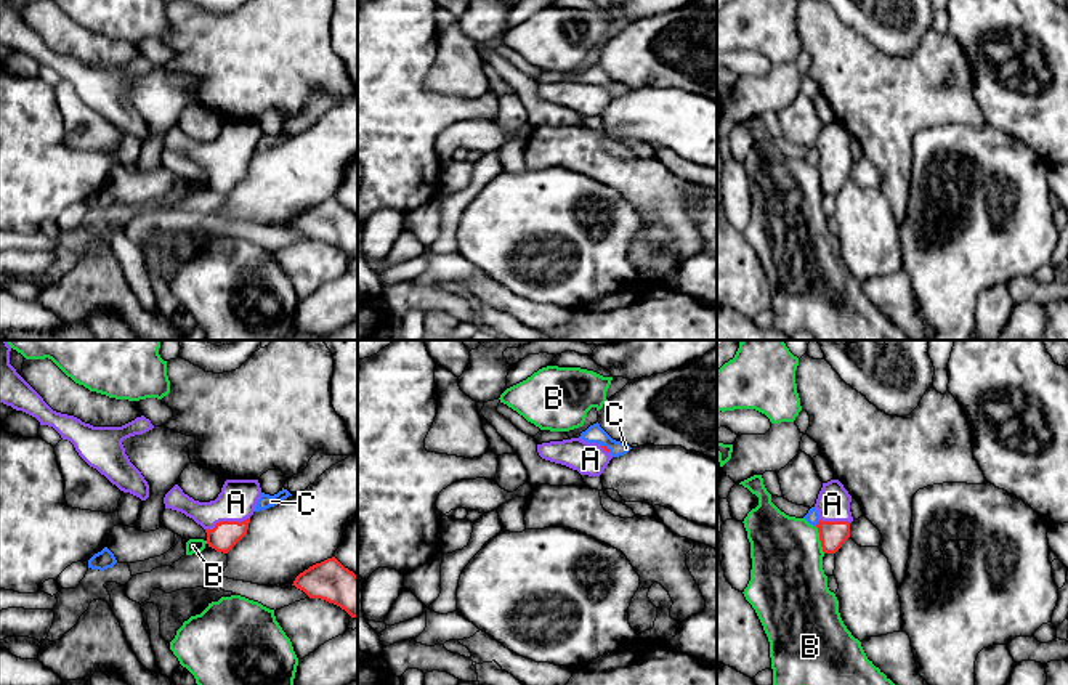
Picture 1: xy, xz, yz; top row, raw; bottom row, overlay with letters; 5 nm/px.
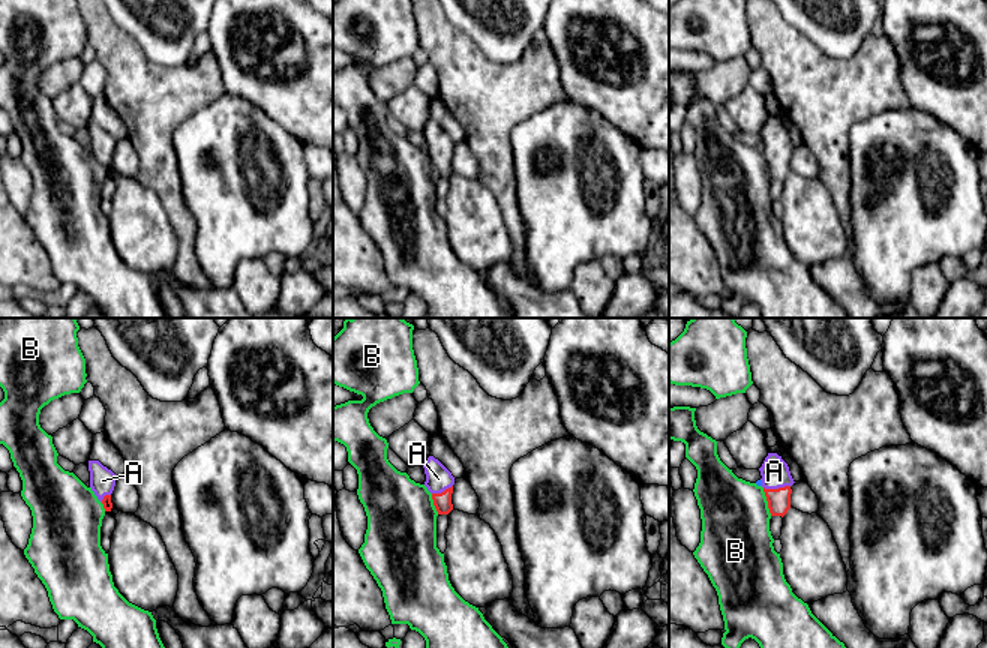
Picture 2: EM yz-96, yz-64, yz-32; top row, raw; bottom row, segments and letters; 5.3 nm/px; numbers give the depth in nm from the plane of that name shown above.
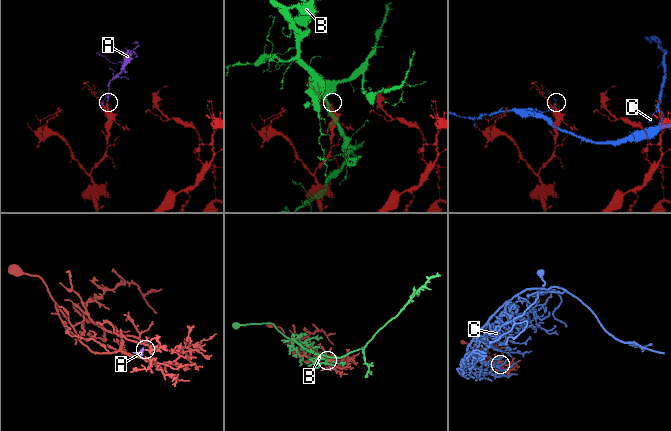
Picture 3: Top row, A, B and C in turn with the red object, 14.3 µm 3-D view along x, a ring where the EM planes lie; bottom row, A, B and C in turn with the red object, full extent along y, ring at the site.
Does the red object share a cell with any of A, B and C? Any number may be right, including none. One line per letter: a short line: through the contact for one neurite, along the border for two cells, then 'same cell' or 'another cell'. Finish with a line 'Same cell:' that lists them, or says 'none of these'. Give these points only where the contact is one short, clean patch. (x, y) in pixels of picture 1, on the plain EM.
A: line xy (225, 175), (226, 162), (236, 143); same cell
B: another cell
C: another cell
Same cell: A

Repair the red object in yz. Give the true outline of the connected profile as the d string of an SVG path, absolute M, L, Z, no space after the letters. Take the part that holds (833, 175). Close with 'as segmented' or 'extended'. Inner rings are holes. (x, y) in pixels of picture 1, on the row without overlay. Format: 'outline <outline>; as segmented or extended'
outline M839 120L823 124L815 149L819 162L816 165L824 194L835 194L850 178L852 136Z; extended

